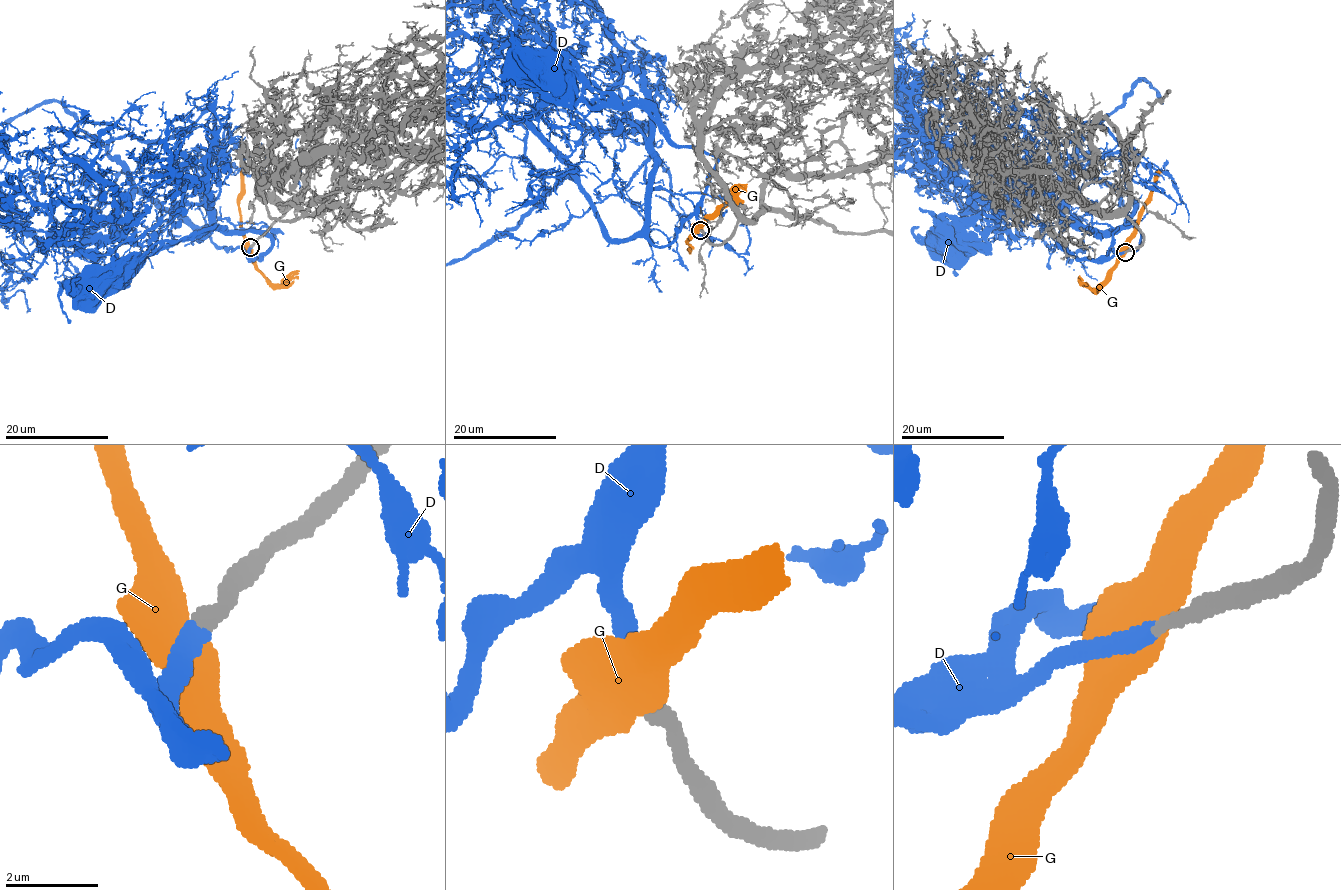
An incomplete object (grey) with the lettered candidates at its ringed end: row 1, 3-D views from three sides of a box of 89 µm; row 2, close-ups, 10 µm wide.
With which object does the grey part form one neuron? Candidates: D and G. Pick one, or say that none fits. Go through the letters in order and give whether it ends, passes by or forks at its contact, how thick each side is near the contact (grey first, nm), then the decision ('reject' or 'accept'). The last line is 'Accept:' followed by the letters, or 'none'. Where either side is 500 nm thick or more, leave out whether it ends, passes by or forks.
D: it ends; calibres 320 and 320 nm; accept
G: calibres 320 and 650 nm; reject
Accept: D

